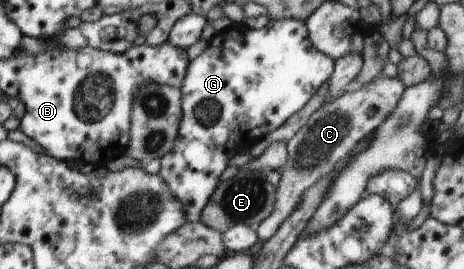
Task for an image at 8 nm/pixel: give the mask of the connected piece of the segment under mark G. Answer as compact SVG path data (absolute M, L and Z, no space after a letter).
M269 19L262 29L248 29L240 24L238 26L233 25L220 32L215 32L213 39L207 44L206 49L198 57L188 62L185 81L183 81L183 87L180 89L182 91L181 113L183 115L181 115L181 123L179 123L177 140L175 145L173 145L173 149L161 158L161 168L158 172L161 175L161 179L167 183L171 195L183 207L185 222L198 222L200 220L203 209L209 203L211 195L215 193L215 187L220 182L221 173L229 166L229 158L240 153L248 153L257 140L263 139L266 135L281 127L293 113L301 111L301 107L305 107L305 103L317 93L317 89L330 78L334 70L334 61L332 57L321 53L316 47L313 47L311 40L307 37L305 21L300 19L279 19L279 21Z

